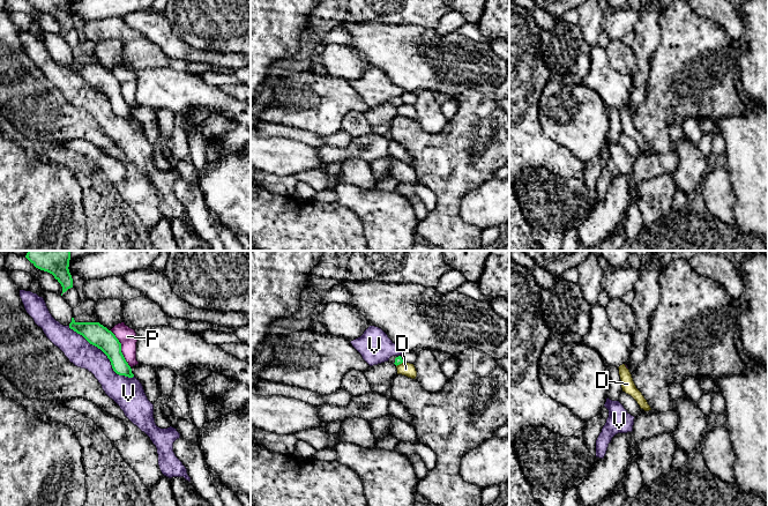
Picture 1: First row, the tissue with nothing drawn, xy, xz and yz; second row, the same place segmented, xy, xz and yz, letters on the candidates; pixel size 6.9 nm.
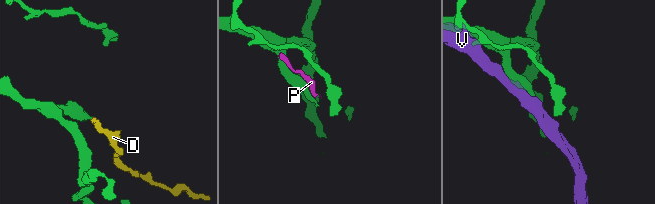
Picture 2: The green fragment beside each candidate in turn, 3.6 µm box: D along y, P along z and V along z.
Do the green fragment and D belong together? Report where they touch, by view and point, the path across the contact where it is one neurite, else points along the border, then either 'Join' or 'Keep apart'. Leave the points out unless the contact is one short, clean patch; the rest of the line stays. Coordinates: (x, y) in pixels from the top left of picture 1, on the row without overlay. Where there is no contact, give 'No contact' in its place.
Touches green at xz (399, 105). Boundary: xz (402, 103), (396, 108). Keep apart

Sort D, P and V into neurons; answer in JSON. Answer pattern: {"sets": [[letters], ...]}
{"sets": [["D", "P"], ["V"]]}

